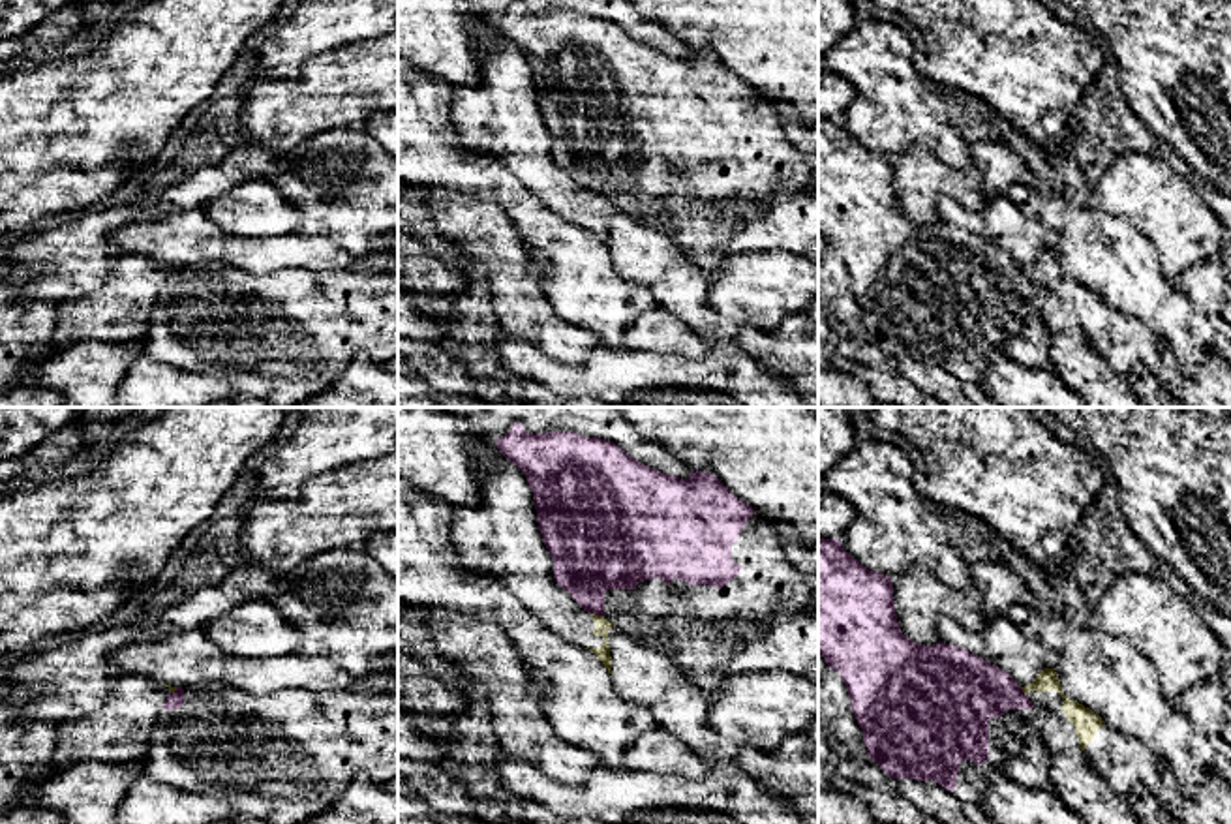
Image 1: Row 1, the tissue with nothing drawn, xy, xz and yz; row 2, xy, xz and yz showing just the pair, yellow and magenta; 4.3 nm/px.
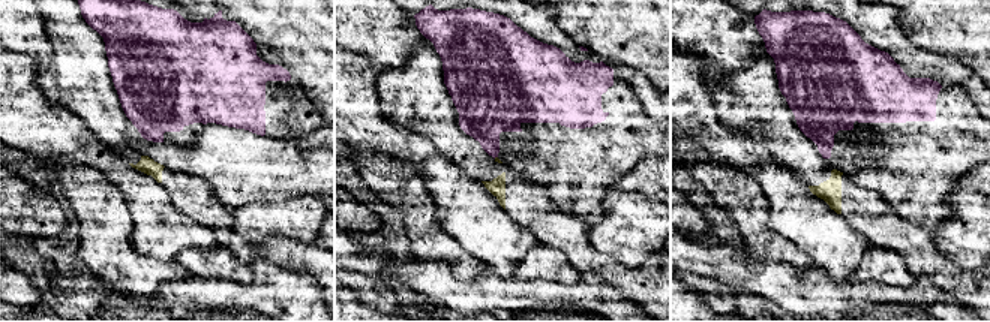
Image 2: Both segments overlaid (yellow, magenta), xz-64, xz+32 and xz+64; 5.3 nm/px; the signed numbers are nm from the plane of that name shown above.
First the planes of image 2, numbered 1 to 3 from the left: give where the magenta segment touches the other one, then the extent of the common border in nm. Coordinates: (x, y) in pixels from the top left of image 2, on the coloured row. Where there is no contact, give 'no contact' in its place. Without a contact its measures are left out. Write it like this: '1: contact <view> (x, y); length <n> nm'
1: no contact
2: no contact
3: no contact

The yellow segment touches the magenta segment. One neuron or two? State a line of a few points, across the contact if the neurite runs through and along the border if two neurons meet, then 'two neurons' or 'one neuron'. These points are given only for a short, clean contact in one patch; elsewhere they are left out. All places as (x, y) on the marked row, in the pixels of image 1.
xz (592, 612), (603, 616) | two neurons

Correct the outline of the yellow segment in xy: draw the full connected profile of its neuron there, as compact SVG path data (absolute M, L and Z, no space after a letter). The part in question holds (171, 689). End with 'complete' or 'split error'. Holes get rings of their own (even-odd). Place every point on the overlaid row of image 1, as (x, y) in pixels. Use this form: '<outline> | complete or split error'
M124 674L105 704L84 717L56 723L53 768L77 762L141 762L163 704L176 687Z | split error

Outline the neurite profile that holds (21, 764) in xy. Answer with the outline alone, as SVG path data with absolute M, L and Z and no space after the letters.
M13 691L0 700L0 815L32 805L30 788L53 770L56 723L23 715L32 696Z

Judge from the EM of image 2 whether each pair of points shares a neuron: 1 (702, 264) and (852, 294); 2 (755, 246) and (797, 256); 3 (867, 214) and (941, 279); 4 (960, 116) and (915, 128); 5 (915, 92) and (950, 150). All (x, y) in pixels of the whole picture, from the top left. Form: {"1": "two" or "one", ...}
{"1": "one", "2": "one", "3": "one", "4": "one", "5": "one"}

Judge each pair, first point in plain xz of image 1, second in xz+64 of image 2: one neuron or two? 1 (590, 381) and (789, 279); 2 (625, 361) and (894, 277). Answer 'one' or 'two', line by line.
1: one
2: two

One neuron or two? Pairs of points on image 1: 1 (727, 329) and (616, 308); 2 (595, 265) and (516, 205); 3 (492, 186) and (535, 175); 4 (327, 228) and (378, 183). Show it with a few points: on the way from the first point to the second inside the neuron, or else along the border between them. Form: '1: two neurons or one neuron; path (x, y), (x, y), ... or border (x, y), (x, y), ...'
1: two neurons; border (622, 276), (640, 284), (659, 306)
2: one neuron; path (577, 259), (535, 222)
3: two neurons; border (479, 154), (498, 158), (548, 209)
4: one neuron; path (340, 214), (364, 194)

